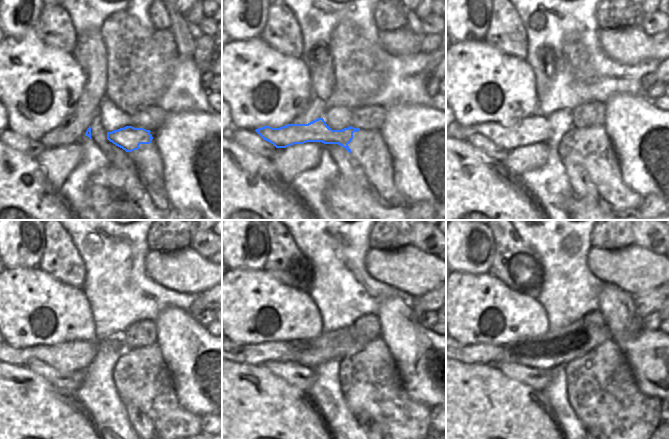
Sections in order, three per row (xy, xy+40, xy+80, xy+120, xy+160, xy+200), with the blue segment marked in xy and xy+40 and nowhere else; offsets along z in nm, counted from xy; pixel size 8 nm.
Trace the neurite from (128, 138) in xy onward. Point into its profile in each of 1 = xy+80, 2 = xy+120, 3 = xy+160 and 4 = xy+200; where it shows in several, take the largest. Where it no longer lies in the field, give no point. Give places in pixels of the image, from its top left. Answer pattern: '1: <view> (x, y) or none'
1: xy+80 (535, 128)
2: xy+120 (69, 357)
3: xy+160 (268, 351)
4: xy+200 (468, 353)

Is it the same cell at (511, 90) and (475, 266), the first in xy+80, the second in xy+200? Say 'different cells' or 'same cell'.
different cells

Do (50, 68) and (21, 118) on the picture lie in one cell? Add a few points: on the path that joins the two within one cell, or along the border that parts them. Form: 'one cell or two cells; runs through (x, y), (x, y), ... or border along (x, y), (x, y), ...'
one cell; runs through (40, 79), (33, 81), (26, 88), (24, 103)

